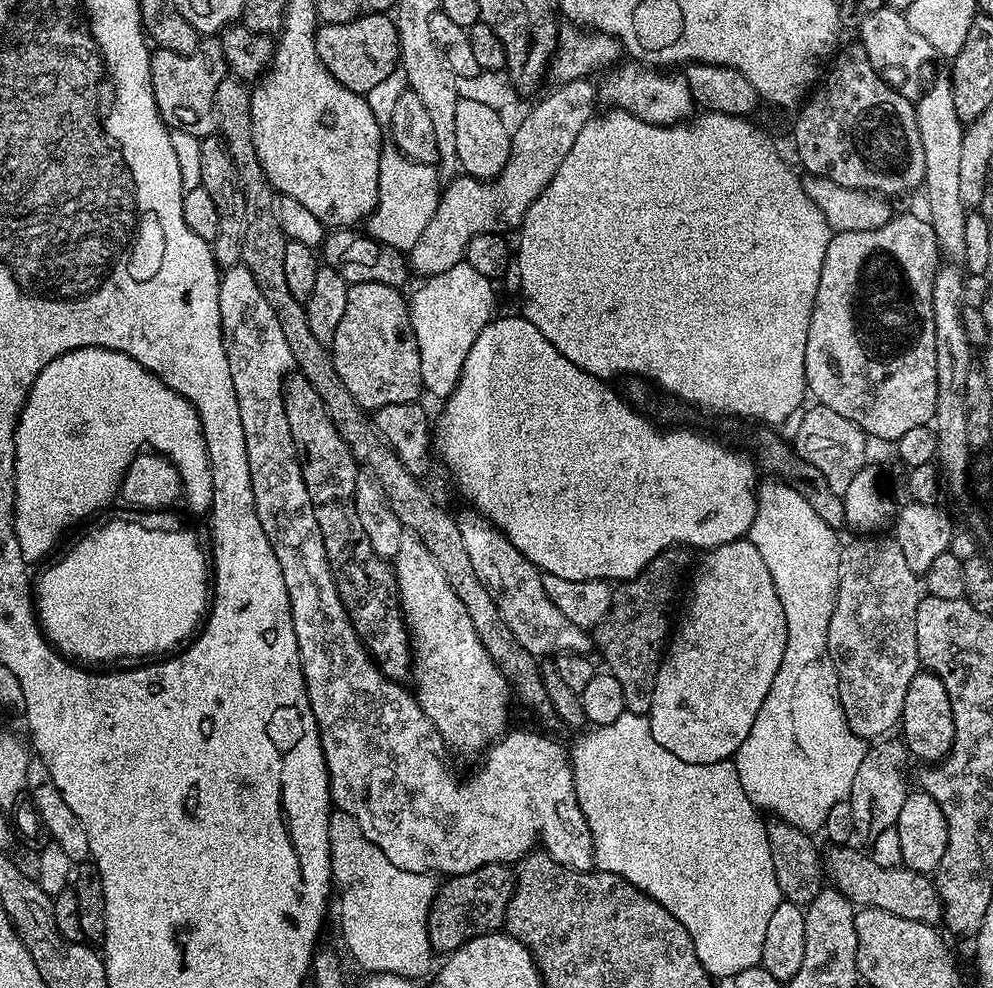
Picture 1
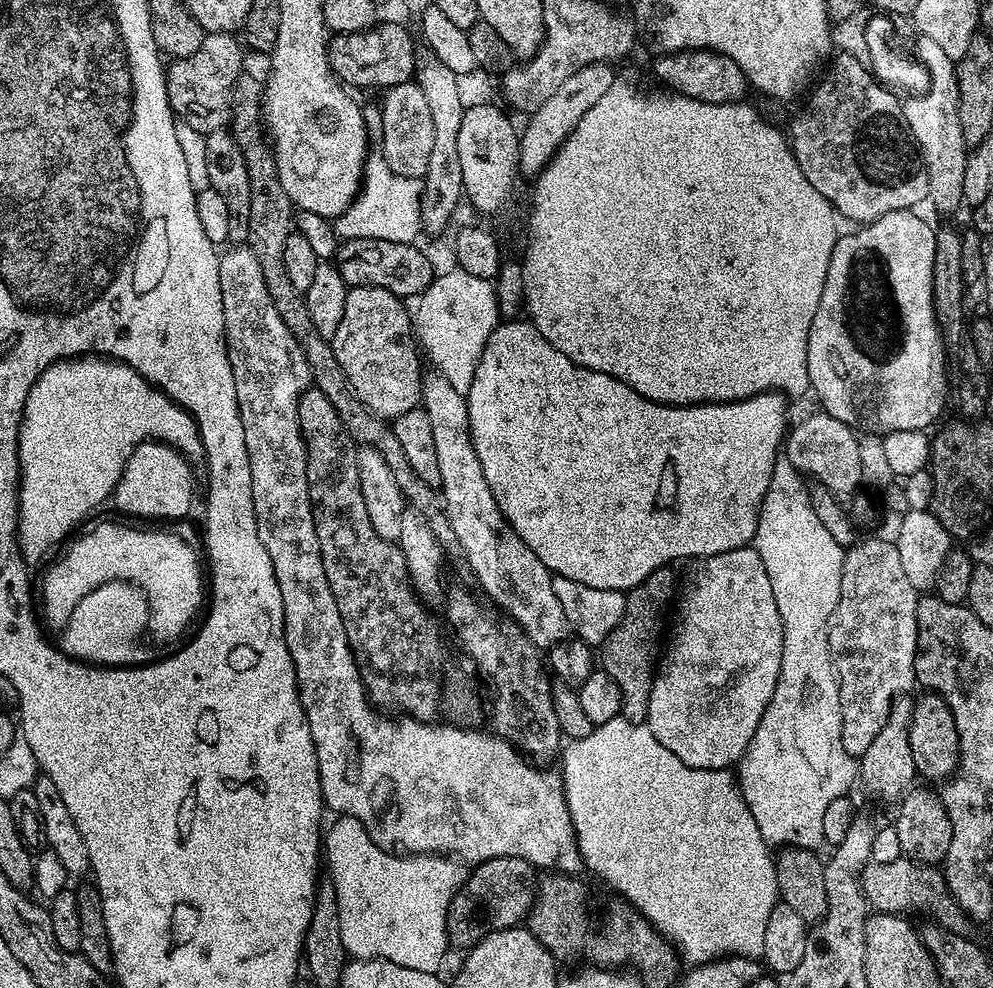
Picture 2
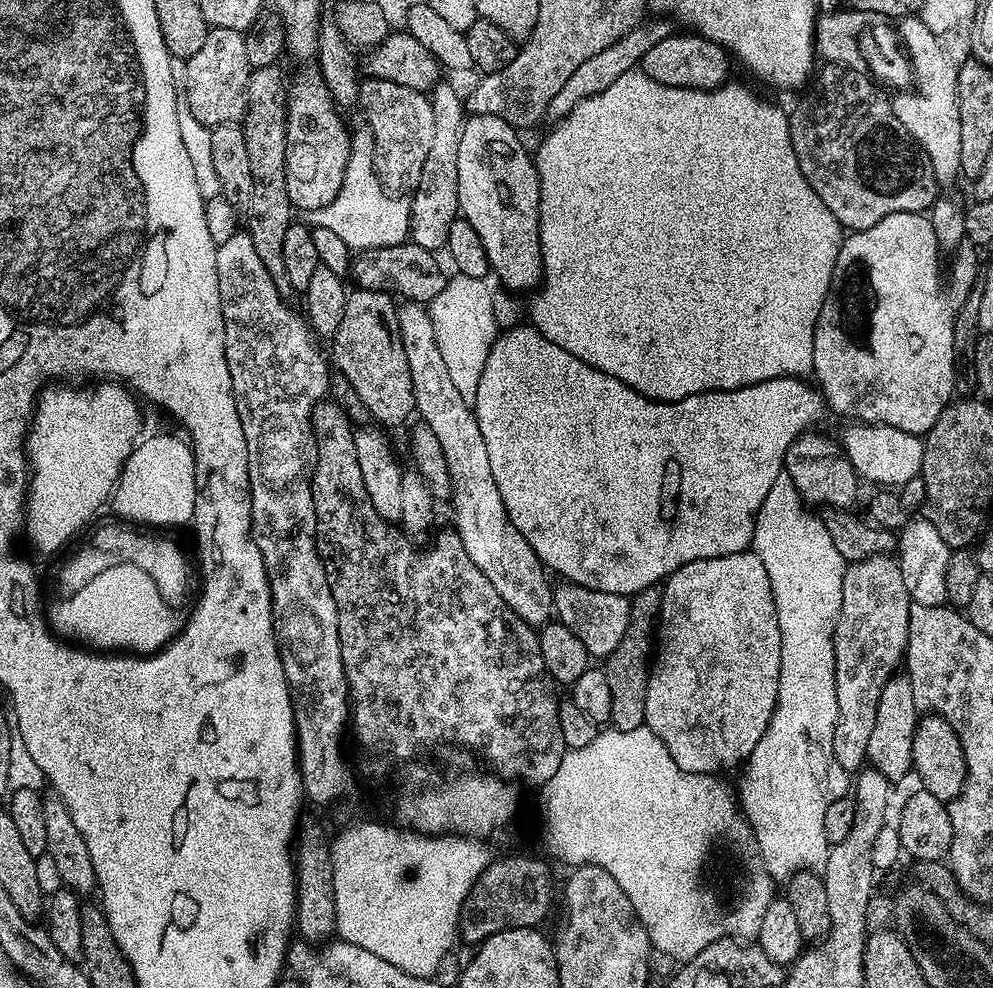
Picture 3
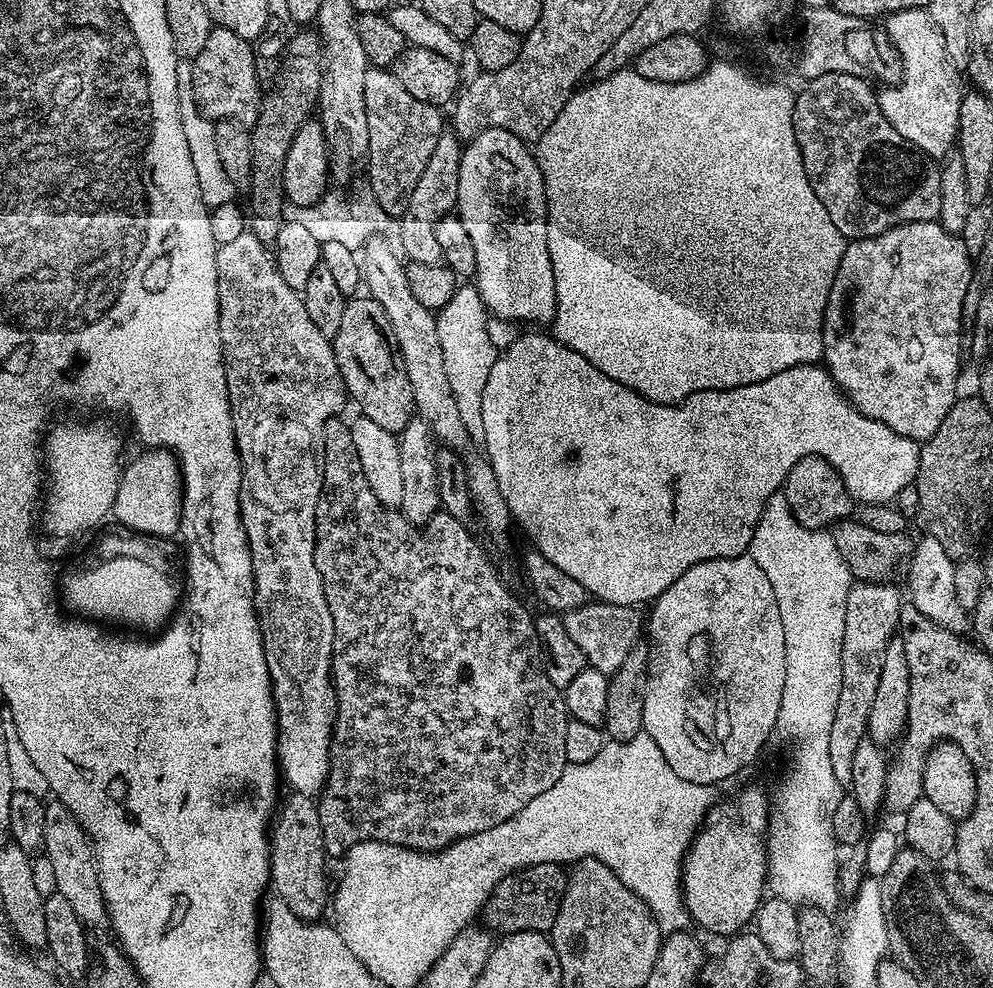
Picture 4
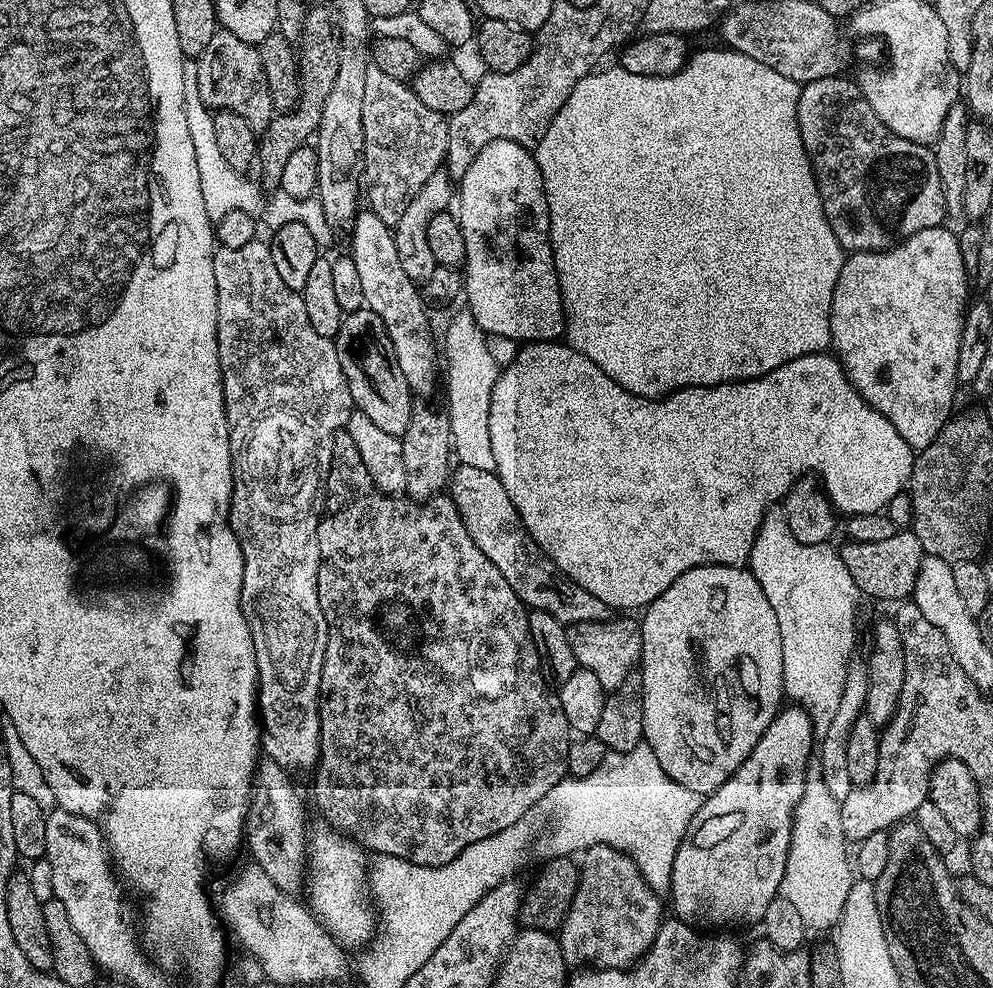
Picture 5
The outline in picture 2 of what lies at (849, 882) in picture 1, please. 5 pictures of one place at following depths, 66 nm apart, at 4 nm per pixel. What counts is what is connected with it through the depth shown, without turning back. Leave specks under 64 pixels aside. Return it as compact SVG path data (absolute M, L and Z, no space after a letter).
M918 860L897 862L894 864L868 863L860 875L860 885L864 896L868 899L869 909L876 912L891 912L893 914L912 914L908 912L925 912L929 921L935 922L939 927L947 928L956 936L968 936L973 921L954 902L954 894L950 894L950 886L946 886L943 871L935 864L921 864Z

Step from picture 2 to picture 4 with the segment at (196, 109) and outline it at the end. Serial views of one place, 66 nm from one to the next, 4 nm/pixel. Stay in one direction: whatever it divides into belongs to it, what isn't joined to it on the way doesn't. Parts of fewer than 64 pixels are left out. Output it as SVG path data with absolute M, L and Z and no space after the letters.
M213 27L206 46L202 46L202 54L191 61L191 66L192 93L200 113L213 122L233 120L241 128L251 130L260 113L262 99L262 81L254 70L252 44L238 38L234 30Z

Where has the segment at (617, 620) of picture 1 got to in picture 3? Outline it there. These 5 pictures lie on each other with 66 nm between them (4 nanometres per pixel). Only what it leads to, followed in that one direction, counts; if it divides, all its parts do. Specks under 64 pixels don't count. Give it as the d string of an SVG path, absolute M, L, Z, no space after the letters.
M653 586L631 597L630 626L626 630L622 642L618 642L616 649L606 657L602 664L606 678L610 682L610 698L612 699L610 724L611 727L618 730L638 730L645 727L646 686L648 685L650 661L654 656L654 625L660 615L660 594L661 589Z

